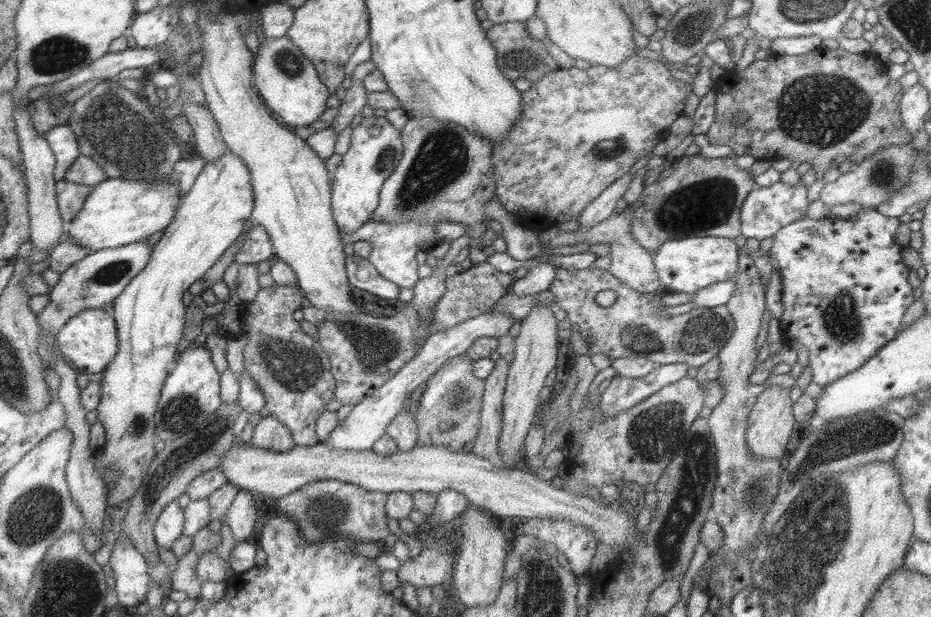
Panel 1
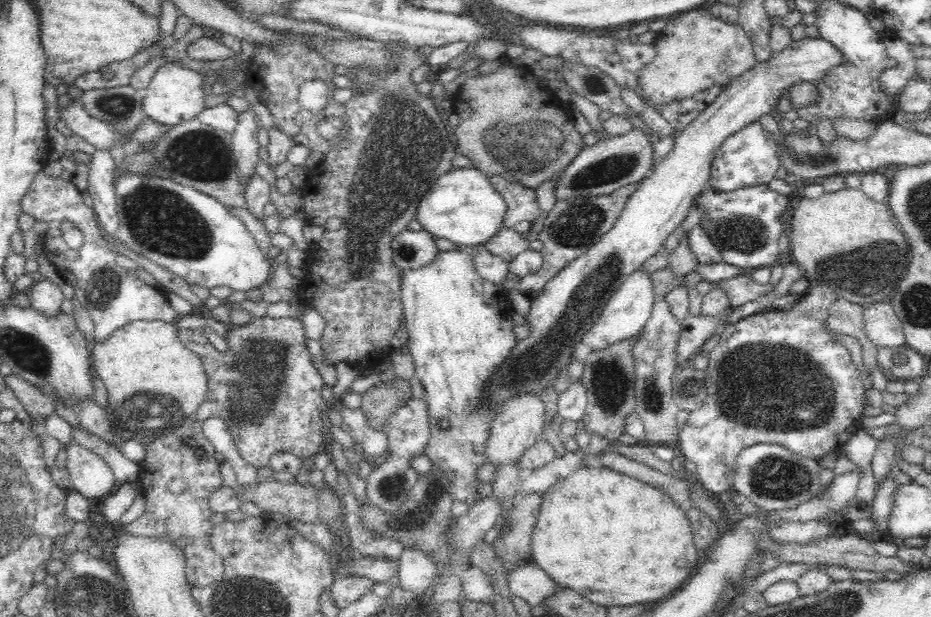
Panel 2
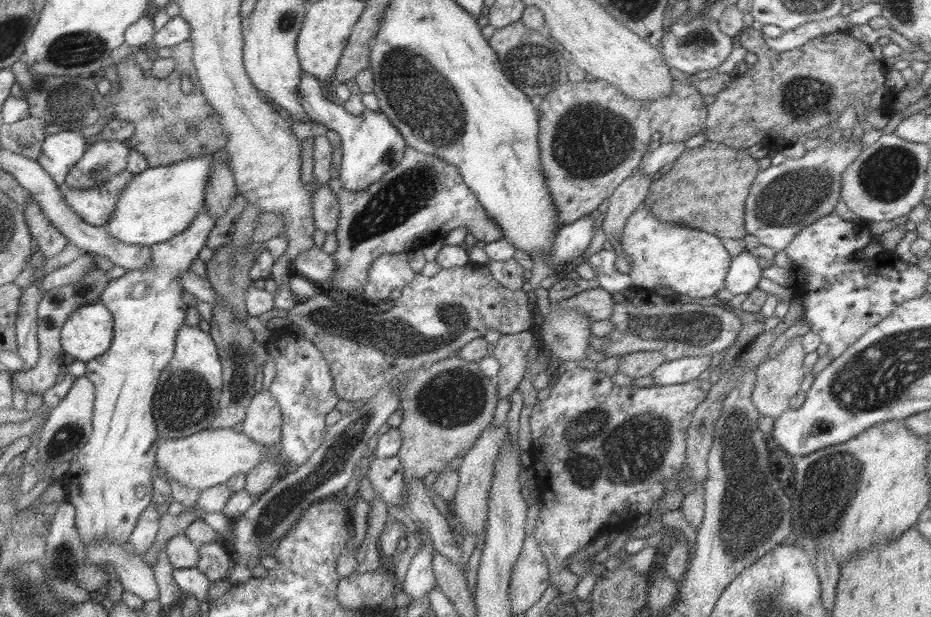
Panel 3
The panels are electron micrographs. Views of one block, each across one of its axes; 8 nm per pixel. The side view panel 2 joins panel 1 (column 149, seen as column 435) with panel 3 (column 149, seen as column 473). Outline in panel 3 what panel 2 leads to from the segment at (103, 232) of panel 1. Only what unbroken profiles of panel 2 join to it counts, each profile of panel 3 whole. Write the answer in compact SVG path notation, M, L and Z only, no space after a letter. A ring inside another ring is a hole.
M224 151L188 158L169 166L147 168L142 173L133 174L128 185L119 192L104 228L119 242L147 247L181 233L204 207L204 187L212 162L227 163Z

